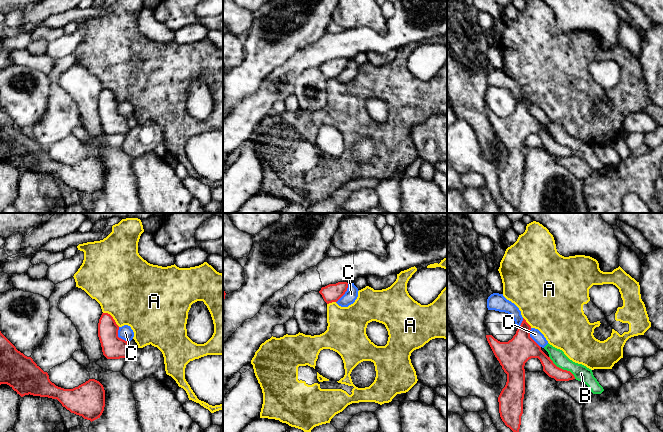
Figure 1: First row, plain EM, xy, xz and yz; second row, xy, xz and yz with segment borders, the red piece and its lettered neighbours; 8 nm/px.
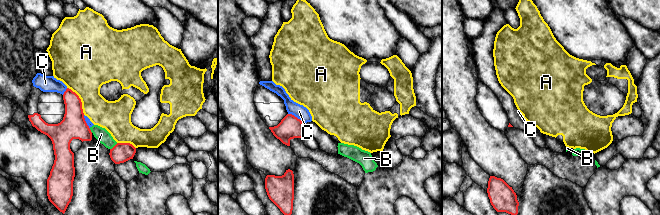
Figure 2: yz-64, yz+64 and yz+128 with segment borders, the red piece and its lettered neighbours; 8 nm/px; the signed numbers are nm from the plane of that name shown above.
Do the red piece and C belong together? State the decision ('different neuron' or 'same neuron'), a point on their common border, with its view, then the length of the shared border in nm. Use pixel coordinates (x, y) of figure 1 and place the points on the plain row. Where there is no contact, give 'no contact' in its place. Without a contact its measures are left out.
different neuron | xy (117, 112) | 150 nm

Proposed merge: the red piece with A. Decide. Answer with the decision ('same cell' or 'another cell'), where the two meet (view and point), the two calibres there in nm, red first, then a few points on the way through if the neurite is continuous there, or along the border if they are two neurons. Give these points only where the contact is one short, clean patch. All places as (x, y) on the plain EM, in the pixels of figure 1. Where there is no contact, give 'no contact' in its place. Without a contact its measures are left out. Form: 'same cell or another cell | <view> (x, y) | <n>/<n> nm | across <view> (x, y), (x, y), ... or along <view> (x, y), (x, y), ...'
another cell | xy (112, 93) | 190/500 nm

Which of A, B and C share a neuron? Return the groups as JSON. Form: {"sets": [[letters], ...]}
{"sets": [["A"], ["B", "C"]]}

